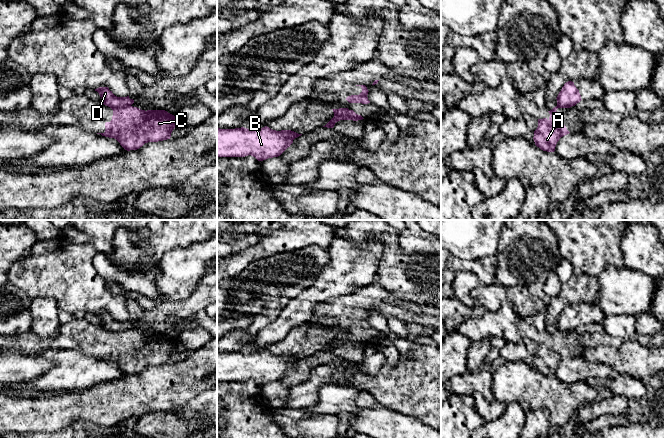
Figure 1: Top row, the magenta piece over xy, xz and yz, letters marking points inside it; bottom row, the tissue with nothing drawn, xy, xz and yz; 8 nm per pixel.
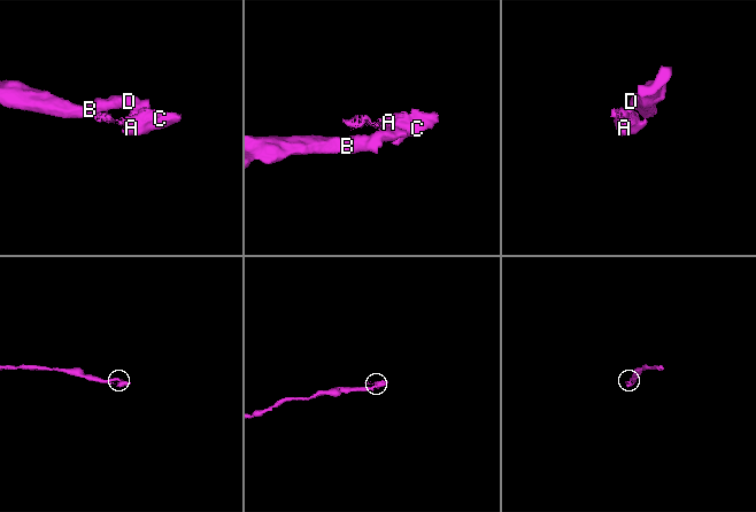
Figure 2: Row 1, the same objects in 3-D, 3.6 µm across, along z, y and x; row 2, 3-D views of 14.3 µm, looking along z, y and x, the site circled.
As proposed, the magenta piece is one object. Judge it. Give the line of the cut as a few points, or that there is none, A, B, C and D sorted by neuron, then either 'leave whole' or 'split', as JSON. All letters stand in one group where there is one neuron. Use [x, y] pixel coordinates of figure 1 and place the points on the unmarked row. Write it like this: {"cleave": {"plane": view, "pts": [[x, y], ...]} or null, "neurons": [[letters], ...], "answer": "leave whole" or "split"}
{"cleave": {"plane": "xz", "pts": [[334, 338], [361, 343]]}, "neurons": [["A", "C"], ["B", "D"]], "answer": "split"}

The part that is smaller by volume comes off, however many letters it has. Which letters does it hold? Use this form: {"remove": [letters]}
{"remove": ["A", "C"]}

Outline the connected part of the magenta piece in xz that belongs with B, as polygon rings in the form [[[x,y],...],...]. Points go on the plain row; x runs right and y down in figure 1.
[[[267,350],[258,353],[217,351],[217,381],[251,379],[263,385],[280,380],[301,359],[291,354],[272,354]]]

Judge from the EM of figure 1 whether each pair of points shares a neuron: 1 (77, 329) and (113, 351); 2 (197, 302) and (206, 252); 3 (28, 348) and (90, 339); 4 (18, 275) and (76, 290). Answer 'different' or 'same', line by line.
1: same
2: different
3: same
4: same

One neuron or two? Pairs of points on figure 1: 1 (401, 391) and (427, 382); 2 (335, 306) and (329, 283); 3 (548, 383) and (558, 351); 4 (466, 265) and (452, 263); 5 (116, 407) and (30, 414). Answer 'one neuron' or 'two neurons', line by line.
1: one neuron
2: two neurons
3: two neurons
4: one neuron
5: one neuron

